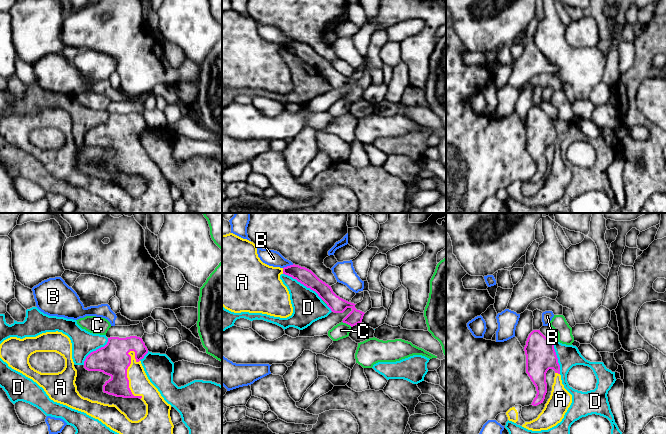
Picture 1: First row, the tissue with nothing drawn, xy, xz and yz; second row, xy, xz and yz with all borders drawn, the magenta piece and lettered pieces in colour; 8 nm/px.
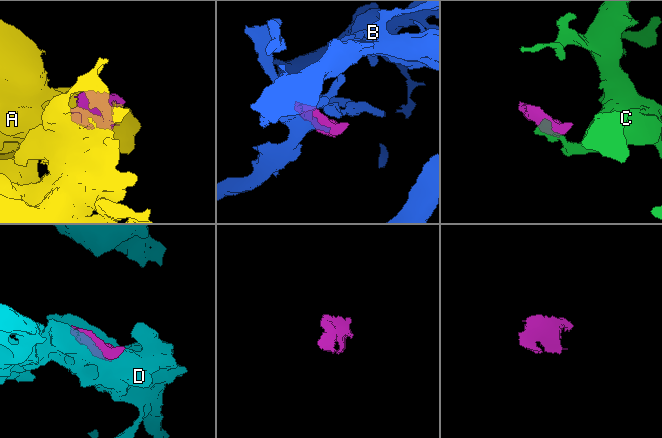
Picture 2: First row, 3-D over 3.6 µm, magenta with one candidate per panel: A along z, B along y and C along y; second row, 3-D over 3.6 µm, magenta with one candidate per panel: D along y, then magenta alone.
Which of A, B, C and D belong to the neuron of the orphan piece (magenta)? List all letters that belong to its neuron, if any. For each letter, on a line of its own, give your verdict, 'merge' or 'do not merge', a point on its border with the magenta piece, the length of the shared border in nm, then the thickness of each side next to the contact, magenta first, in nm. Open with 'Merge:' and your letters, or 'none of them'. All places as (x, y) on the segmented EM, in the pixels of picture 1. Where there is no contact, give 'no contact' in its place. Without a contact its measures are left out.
Merge: A
A: merge; contact xy (126, 377); length 400 nm; calibres 260 and 170 nm
B: do not merge; contact xz (288, 266); length 90 nm; calibres 130 and 130 nm
C: do not merge; contact xz (347, 323); length 90 nm; calibres 130 and 120 nm
D: do not merge; contact xz (303, 284); length 380 nm; calibres 130 and 240 nm

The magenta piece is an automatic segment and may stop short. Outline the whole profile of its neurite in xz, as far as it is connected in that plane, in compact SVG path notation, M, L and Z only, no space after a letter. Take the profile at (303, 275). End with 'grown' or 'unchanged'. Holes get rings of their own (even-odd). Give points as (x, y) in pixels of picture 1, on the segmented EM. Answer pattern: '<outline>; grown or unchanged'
M233 233L222 235L222 306L234 313L262 313L274 317L287 318L292 315L293 307L287 287L280 279L285 274L315 291L334 313L343 313L347 308L352 311L343 319L351 327L362 322L364 312L357 310L354 303L337 296L331 286L320 280L311 270L299 265L284 268L263 263L257 254L256 245Z; grown

